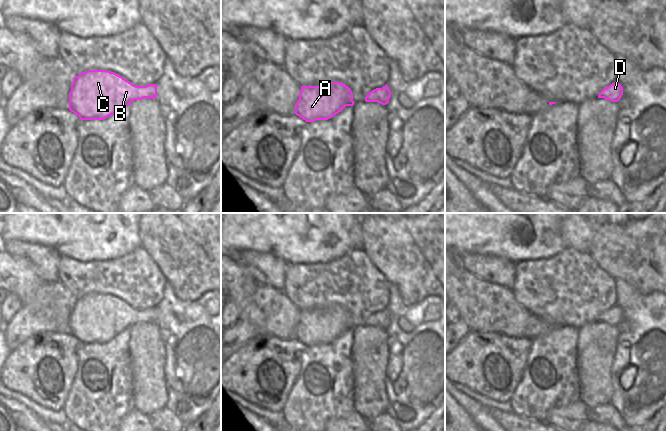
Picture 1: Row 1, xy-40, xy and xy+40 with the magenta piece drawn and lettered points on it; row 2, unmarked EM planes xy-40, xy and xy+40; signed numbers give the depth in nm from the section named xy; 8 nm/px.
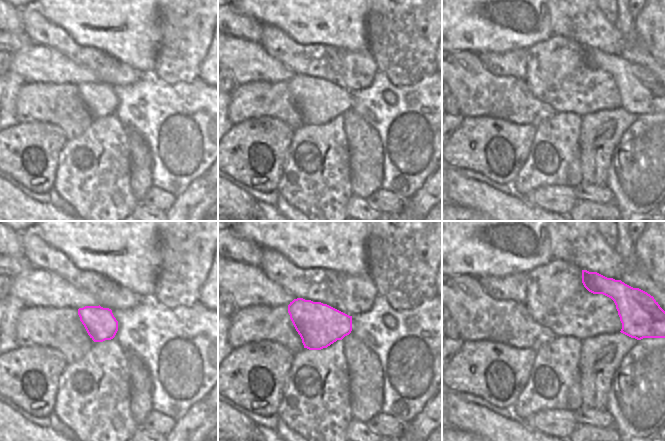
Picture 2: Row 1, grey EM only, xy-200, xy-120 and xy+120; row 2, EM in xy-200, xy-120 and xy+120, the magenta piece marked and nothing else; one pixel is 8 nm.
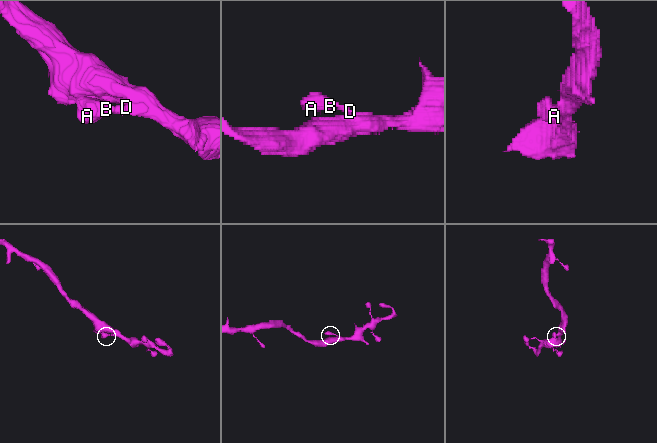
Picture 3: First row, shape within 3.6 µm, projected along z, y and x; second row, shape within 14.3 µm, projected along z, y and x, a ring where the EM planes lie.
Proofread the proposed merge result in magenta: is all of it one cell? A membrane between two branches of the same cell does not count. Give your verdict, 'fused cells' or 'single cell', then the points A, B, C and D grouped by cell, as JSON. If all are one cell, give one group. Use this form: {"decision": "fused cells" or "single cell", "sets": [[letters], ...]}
{"decision": "single cell", "sets": [["A", "B", "C", "D"]]}

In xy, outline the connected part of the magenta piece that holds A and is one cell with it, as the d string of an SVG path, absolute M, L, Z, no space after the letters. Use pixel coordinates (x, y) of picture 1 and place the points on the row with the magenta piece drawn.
M342 82L301 86L295 114L306 122L328 120L354 103L351 89Z

